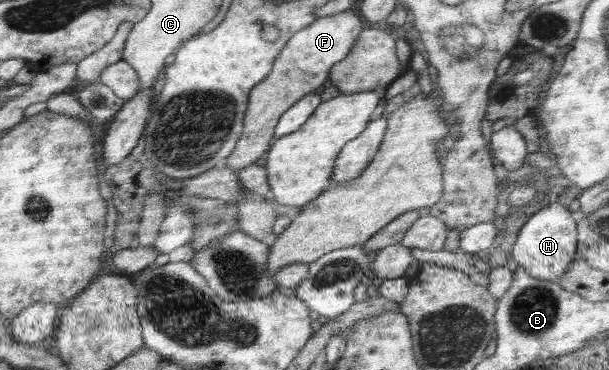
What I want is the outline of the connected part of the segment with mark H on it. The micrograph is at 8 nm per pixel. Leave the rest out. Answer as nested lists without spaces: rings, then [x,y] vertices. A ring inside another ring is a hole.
[[[558,202],[541,208],[519,230],[517,240],[512,246],[512,258],[529,276],[550,281],[561,277],[569,270],[572,262],[578,259],[576,221],[577,217]]]

